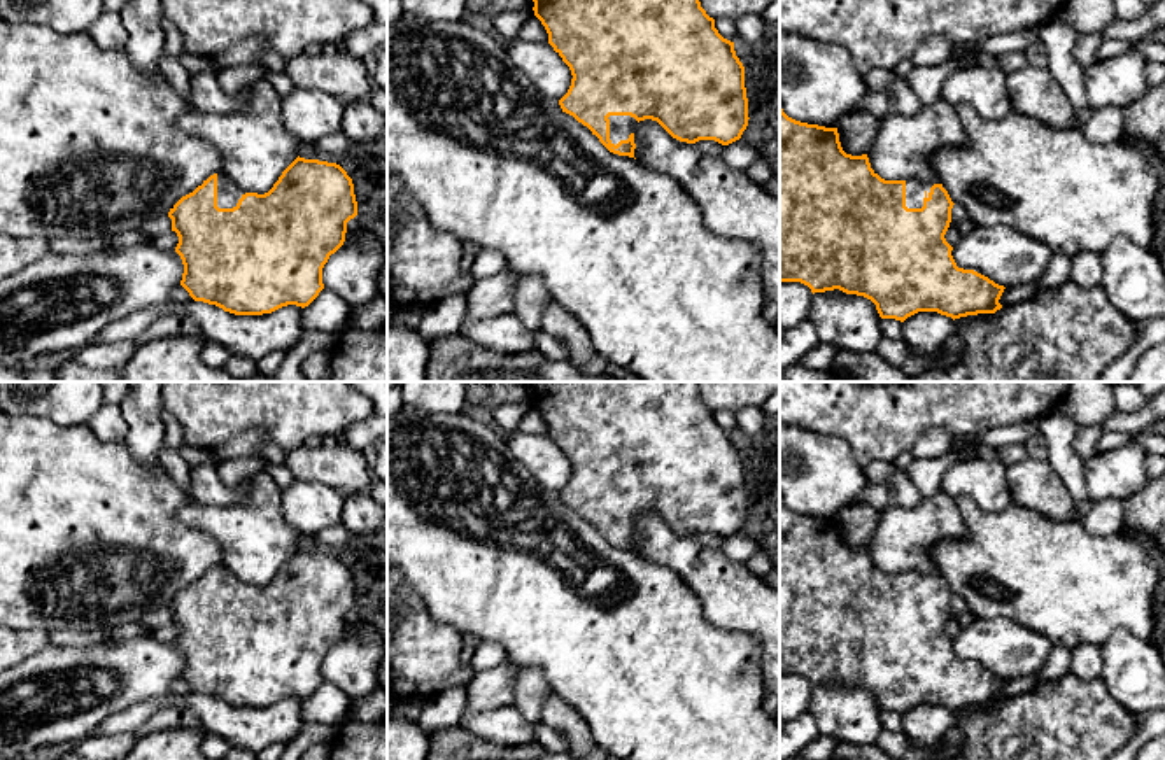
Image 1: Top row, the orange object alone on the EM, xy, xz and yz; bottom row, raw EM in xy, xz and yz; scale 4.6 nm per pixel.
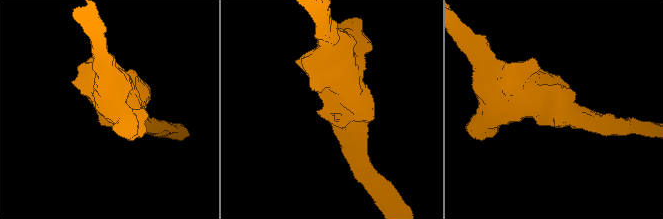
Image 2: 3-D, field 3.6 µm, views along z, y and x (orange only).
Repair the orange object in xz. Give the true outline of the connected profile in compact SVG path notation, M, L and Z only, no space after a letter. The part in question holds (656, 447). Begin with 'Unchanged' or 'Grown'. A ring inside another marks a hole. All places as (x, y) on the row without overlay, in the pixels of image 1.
Grown. M527 382L533 387L534 408L548 426L548 436L571 462L571 478L559 492L562 504L587 518L592 527L613 546L634 550L634 522L639 513L657 513L673 531L687 536L715 532L729 538L741 531L748 518L748 490L745 480L745 459L736 448L734 434L724 431L715 420L715 412L706 406L699 394L701 382Z

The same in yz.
Grown. M780 497L780 674L801 674L813 686L839 681L864 688L876 697L881 711L900 714L918 704L937 704L953 713L995 706L1002 700L999 692L1006 679L958 660L944 630L953 597L939 573L885 573L871 560L867 546L843 543L837 520L795 513Z

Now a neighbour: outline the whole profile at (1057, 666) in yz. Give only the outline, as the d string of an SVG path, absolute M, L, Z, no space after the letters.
M1055 646L1046 664L1035 674L1041 683L1058 681L1069 674L1069 658L1072 650L1067 646Z

